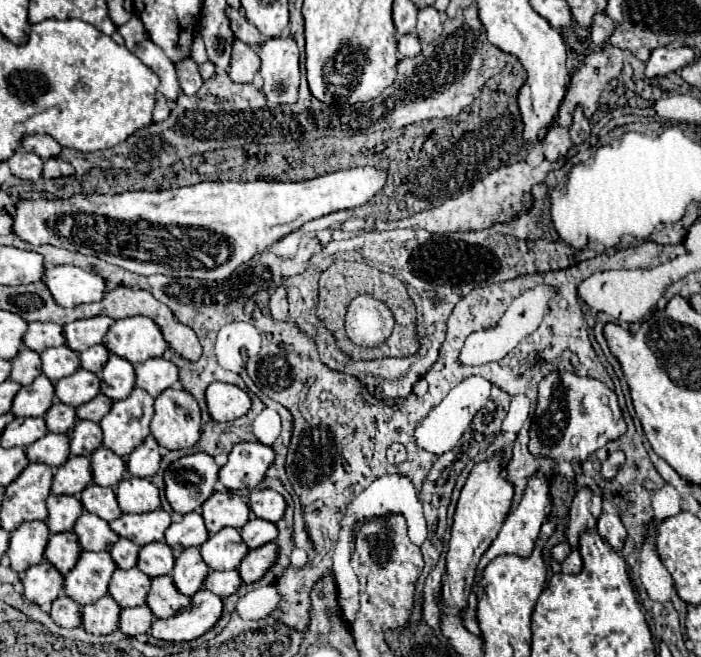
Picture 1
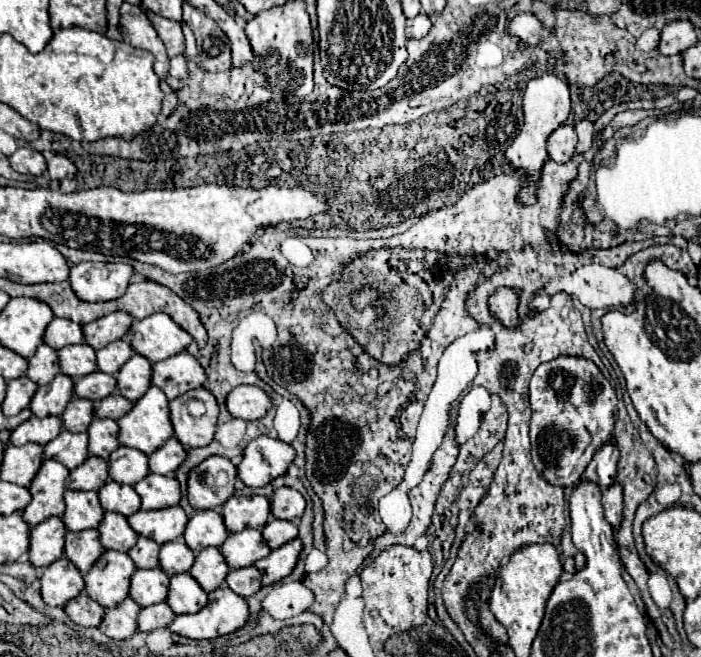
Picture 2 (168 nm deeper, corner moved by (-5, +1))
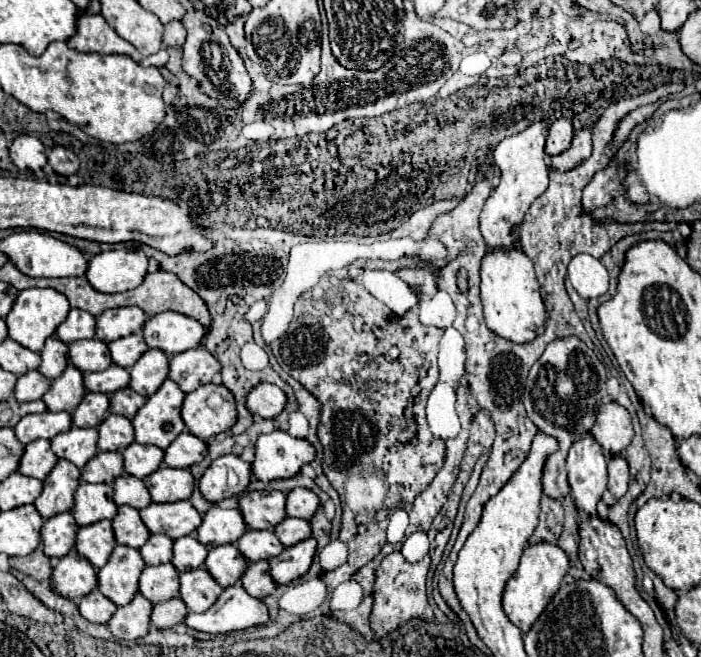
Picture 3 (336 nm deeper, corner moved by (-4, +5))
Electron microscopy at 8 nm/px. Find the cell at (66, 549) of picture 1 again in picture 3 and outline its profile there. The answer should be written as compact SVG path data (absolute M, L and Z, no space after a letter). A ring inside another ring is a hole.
M97 521L95 525L87 525L87 527L77 529L75 549L95 569L101 569L107 563L115 545L117 543L113 537L111 521Z

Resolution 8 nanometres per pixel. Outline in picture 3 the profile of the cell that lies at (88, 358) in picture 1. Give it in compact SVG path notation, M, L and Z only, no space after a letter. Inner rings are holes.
M131 333L127 337L111 341L107 347L109 347L113 363L119 367L131 367L147 351L147 345L141 333Z

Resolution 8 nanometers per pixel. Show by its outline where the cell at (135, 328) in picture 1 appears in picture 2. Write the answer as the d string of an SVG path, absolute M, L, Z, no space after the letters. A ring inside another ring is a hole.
M154 313L142 321L134 321L124 339L152 363L168 359L192 343L192 335L166 313Z

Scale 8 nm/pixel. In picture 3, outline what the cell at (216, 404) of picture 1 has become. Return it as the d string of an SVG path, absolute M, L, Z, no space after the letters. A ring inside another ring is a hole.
M259 383L249 391L245 407L251 415L263 417L263 419L273 419L283 411L285 401L287 401L287 397L277 385Z

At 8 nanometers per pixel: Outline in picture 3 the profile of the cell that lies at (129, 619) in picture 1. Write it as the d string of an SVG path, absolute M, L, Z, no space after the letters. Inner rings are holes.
M169 599L163 603L153 605L153 613L151 613L151 625L157 629L169 629L177 623L181 623L187 615L187 607L181 599Z

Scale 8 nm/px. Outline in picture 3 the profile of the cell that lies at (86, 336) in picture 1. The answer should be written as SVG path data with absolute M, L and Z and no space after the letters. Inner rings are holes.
M117 307L109 309L97 317L95 337L103 343L115 341L119 337L139 331L145 323L145 313L139 307Z

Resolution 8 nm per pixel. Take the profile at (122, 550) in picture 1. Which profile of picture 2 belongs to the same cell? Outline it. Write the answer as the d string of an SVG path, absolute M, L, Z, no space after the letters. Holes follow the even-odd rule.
M140 537L138 543L128 551L128 555L138 569L152 569L160 565L158 551L160 551L160 545L156 541L148 537Z

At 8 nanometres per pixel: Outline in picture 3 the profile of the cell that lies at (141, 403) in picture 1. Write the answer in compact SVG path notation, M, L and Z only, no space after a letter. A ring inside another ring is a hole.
M165 379L161 387L131 419L135 429L135 441L167 449L171 441L185 429L183 419L179 415L183 395L185 393L175 381Z

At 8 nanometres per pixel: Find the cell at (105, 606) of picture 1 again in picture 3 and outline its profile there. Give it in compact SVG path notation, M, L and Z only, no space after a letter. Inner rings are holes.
M137 593L131 603L117 607L117 611L113 613L107 625L117 639L135 641L149 631L151 609L153 609L153 603L149 603L141 593Z

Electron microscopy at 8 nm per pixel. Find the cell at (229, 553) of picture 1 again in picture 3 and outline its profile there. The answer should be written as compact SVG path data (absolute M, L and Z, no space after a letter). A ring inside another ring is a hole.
M249 529L239 541L237 541L239 553L247 561L263 561L279 555L283 551L283 545L275 537L273 531L255 531Z

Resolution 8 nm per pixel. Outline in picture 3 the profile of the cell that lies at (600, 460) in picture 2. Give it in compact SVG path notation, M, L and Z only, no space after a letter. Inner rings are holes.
M611 401L599 409L597 423L591 433L595 441L599 441L605 457L611 457L611 453L621 453L633 439L631 415L621 405Z

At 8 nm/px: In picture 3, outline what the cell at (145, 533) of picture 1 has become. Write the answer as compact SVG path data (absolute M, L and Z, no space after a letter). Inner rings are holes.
M189 501L151 503L139 513L151 533L163 533L171 539L191 535L201 525L201 515Z

